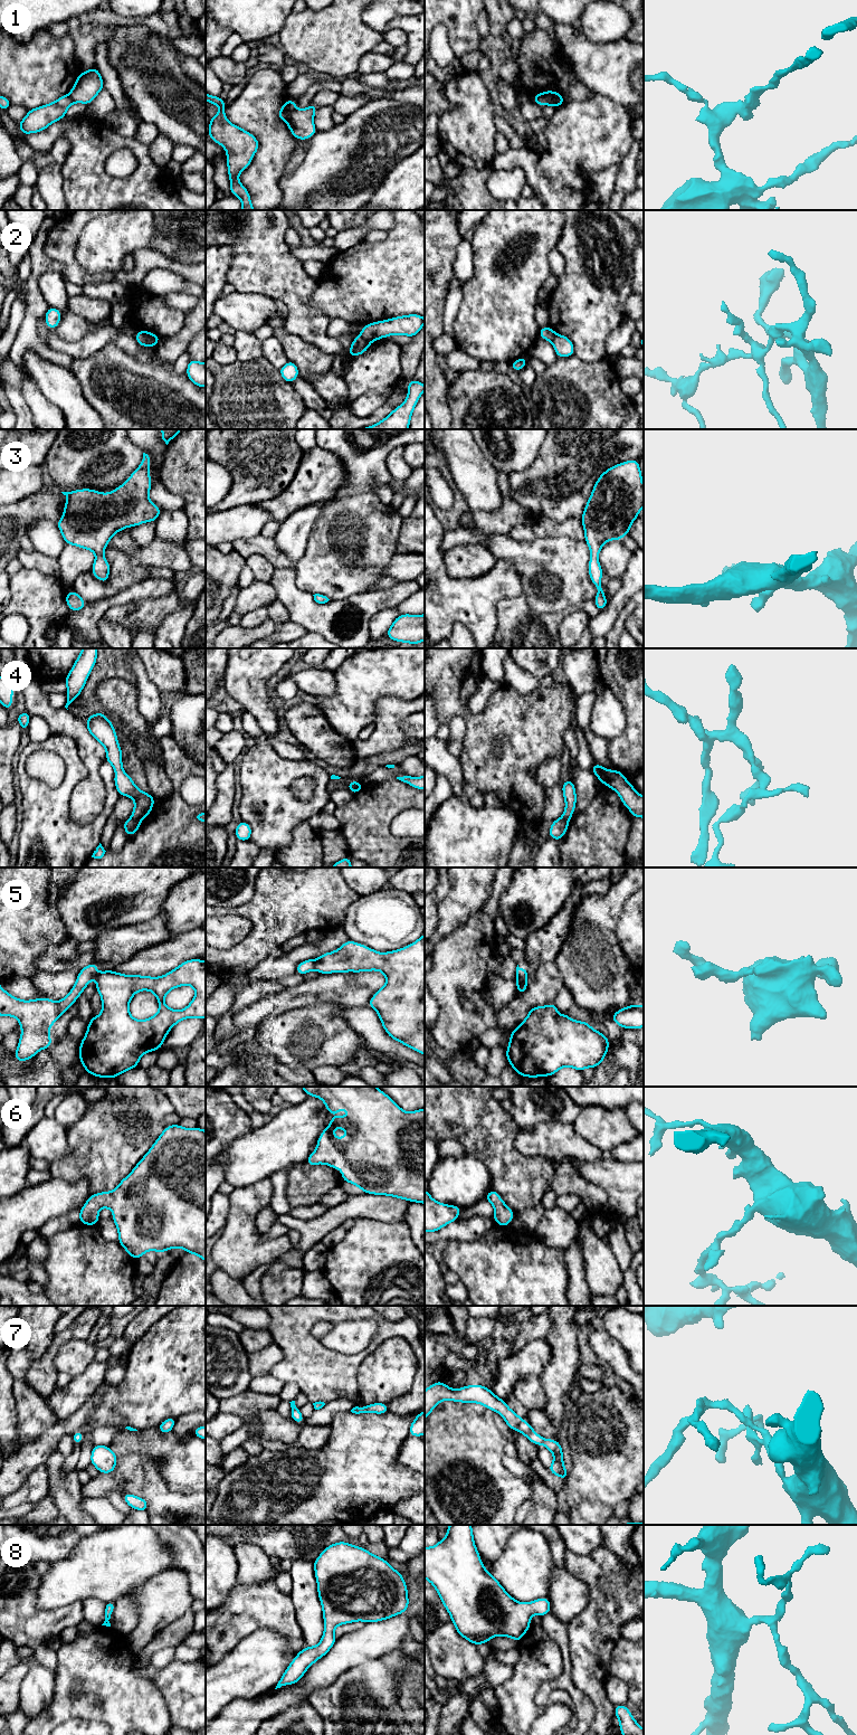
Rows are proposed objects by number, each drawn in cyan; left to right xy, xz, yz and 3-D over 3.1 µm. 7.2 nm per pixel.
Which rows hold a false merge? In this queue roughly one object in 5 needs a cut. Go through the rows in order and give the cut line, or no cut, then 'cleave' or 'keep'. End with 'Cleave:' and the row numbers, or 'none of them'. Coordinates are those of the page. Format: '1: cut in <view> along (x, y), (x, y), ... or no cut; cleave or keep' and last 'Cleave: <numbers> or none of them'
1: cut in yz along (542, 93), (556, 105); cleave
2: cut in xy along (141, 331), (154, 344); cleave
3: no cut; keep
4: cut in xz along (361, 784), (350, 789); cleave
5: cut in xz along (314, 960), (315, 968); cleave
6: no cut; keep
7: no cut; keep
8: no cut; keep
Cleave: 1, 2, 4, 5

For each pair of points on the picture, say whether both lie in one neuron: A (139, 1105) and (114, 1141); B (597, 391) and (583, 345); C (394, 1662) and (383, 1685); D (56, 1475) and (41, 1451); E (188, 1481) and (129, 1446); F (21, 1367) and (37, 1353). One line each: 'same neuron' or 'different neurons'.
A: same neuron
B: different neurons
C: different neurons
D: different neurons
E: same neuron
F: different neurons

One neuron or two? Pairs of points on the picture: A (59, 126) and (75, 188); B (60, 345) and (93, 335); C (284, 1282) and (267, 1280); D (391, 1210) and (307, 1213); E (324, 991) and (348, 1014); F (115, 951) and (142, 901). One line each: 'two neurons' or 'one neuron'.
A: two neurons
B: one neuron
C: one neuron
D: two neurons
E: two neurons
F: two neurons

